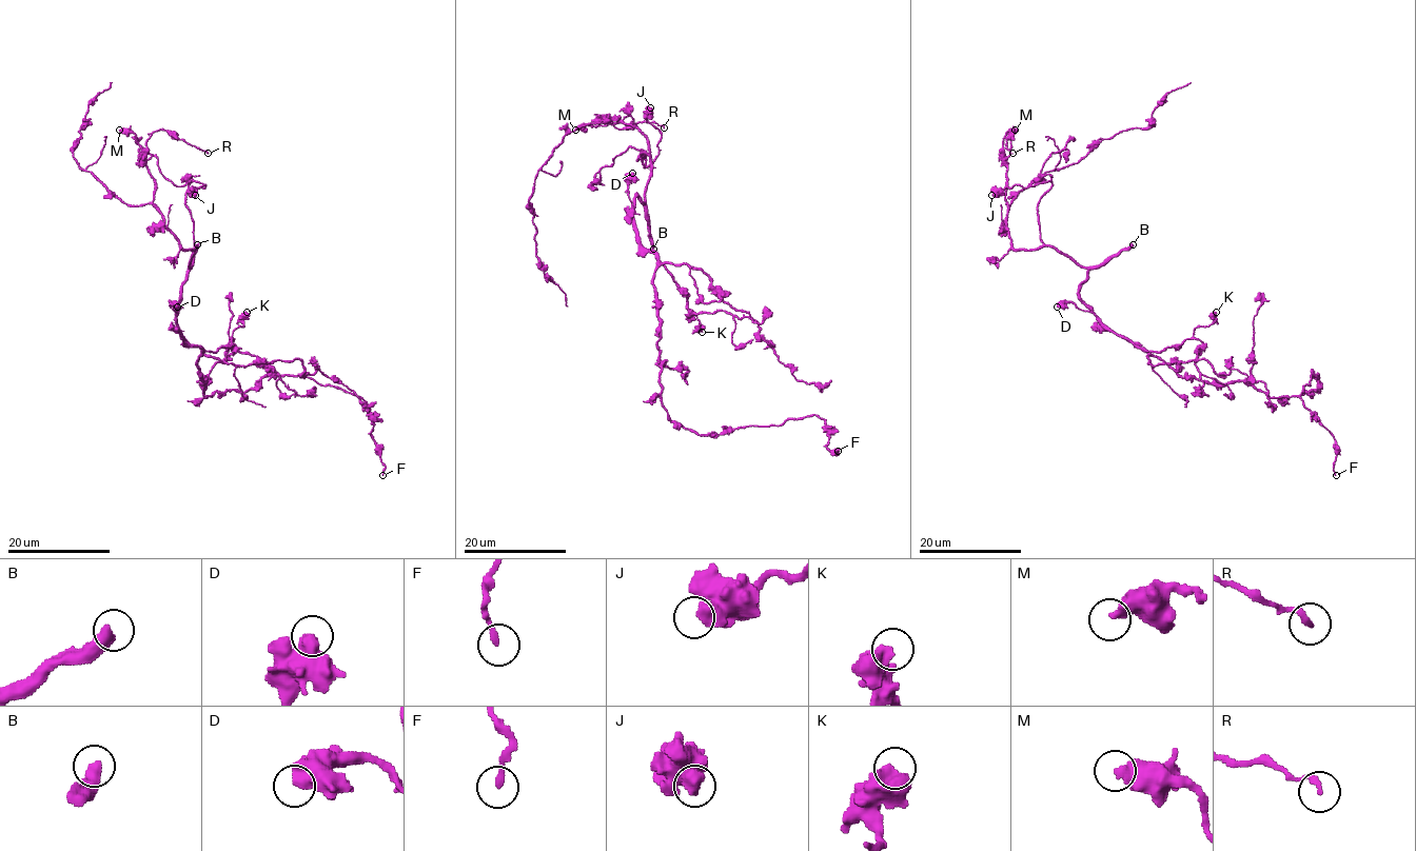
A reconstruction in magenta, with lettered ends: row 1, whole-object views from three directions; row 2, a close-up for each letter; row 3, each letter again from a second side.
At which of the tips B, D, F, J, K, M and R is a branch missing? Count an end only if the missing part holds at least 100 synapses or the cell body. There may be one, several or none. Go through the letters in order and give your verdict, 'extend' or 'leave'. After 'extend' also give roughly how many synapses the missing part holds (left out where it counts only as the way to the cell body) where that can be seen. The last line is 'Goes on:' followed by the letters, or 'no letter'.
B: extend | 650 syn
D: leave
F: leave
J: leave
K: leave
M: leave
R: leave
Goes on: B

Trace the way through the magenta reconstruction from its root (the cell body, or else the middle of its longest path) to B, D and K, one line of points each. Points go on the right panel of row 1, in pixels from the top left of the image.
B: (1107, 328), (1081, 299), (1079, 285), (1090, 270), (1105, 264), (1133, 244)
D: (1107, 328), (1090, 312), (1073, 303), (1057, 307)
K: (1107, 328), (1136, 345), (1160, 352), (1167, 347), (1179, 347), (1197, 328), (1210, 324), (1216, 312)

